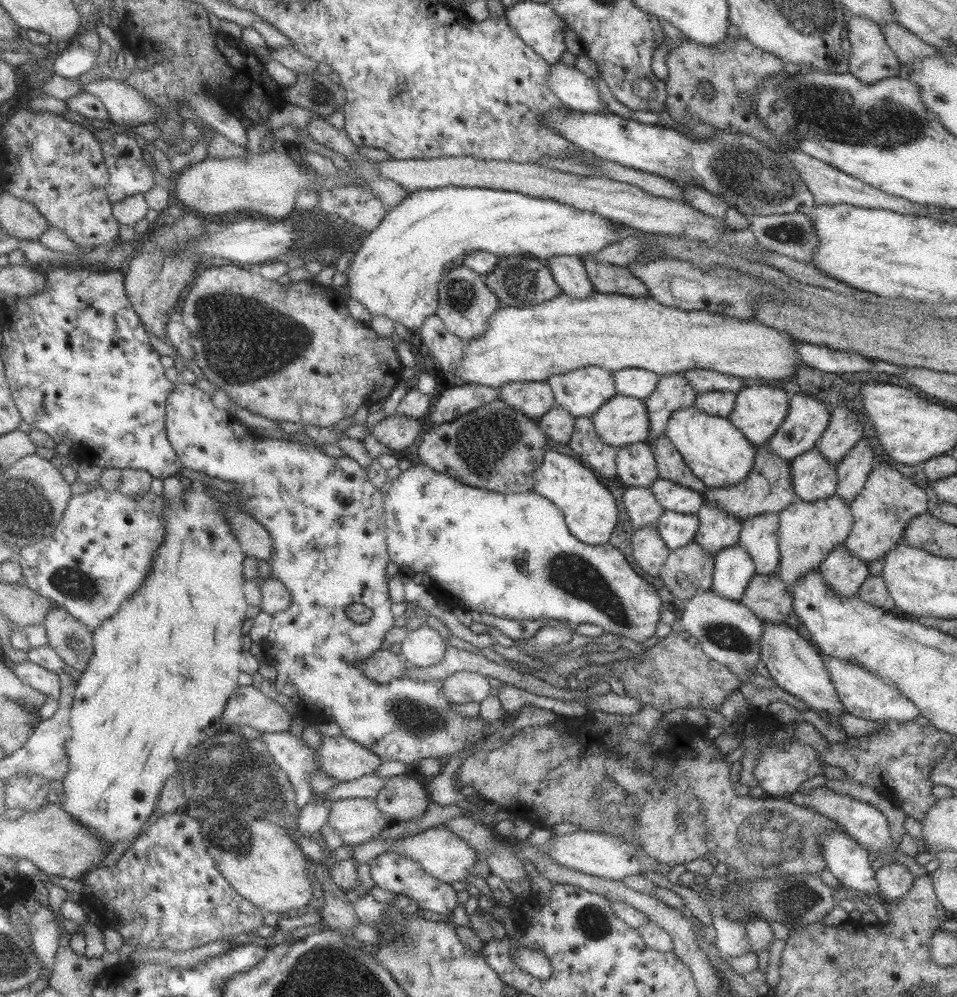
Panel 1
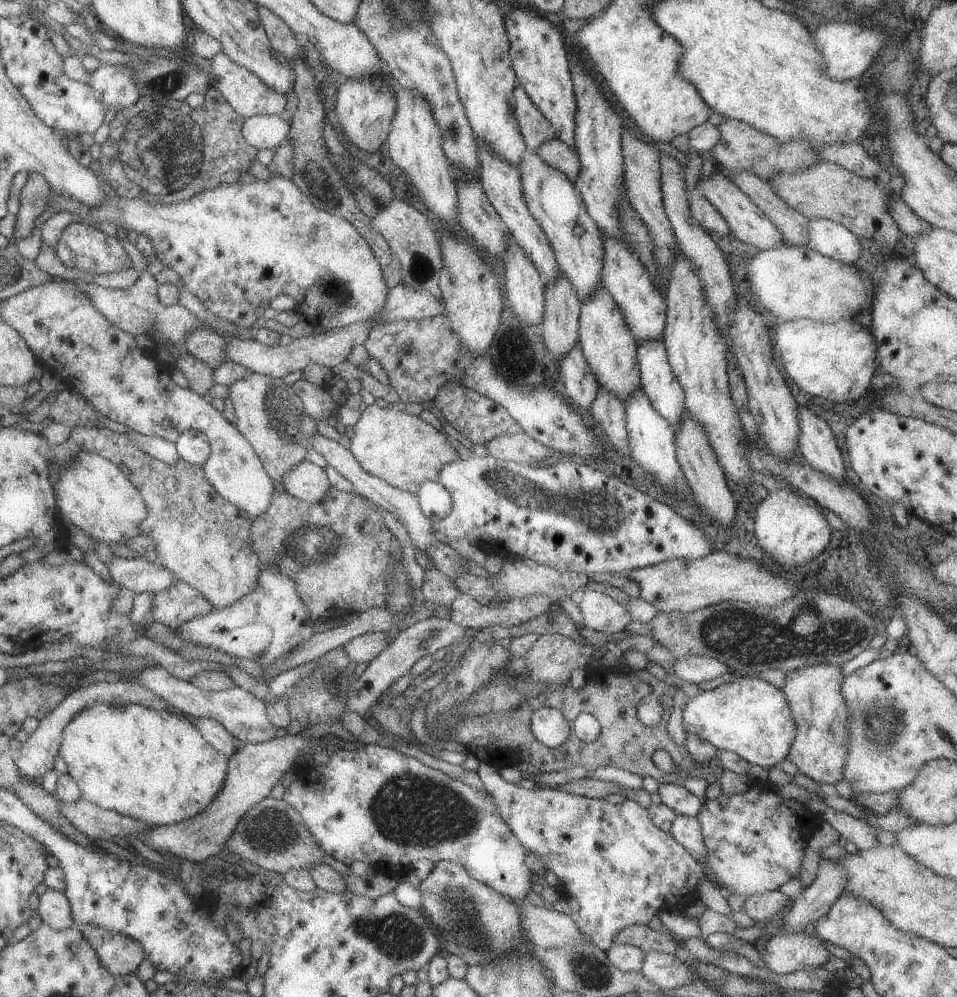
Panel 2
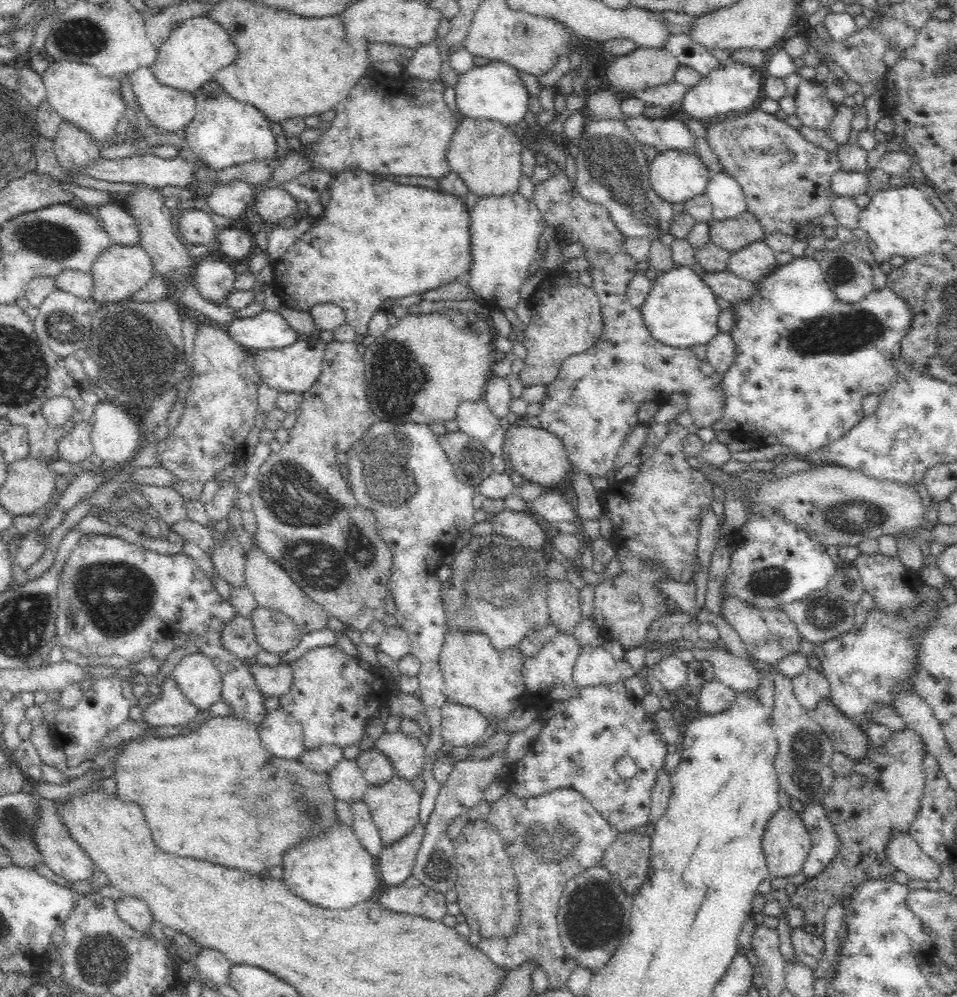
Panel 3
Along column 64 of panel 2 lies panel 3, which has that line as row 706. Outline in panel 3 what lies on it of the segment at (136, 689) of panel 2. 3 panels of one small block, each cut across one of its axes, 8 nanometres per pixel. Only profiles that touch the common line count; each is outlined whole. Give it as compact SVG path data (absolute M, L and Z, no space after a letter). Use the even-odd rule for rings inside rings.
M718 679L705 682L698 695L698 710L713 715L726 710L728 705L735 703L741 692L728 688Z

